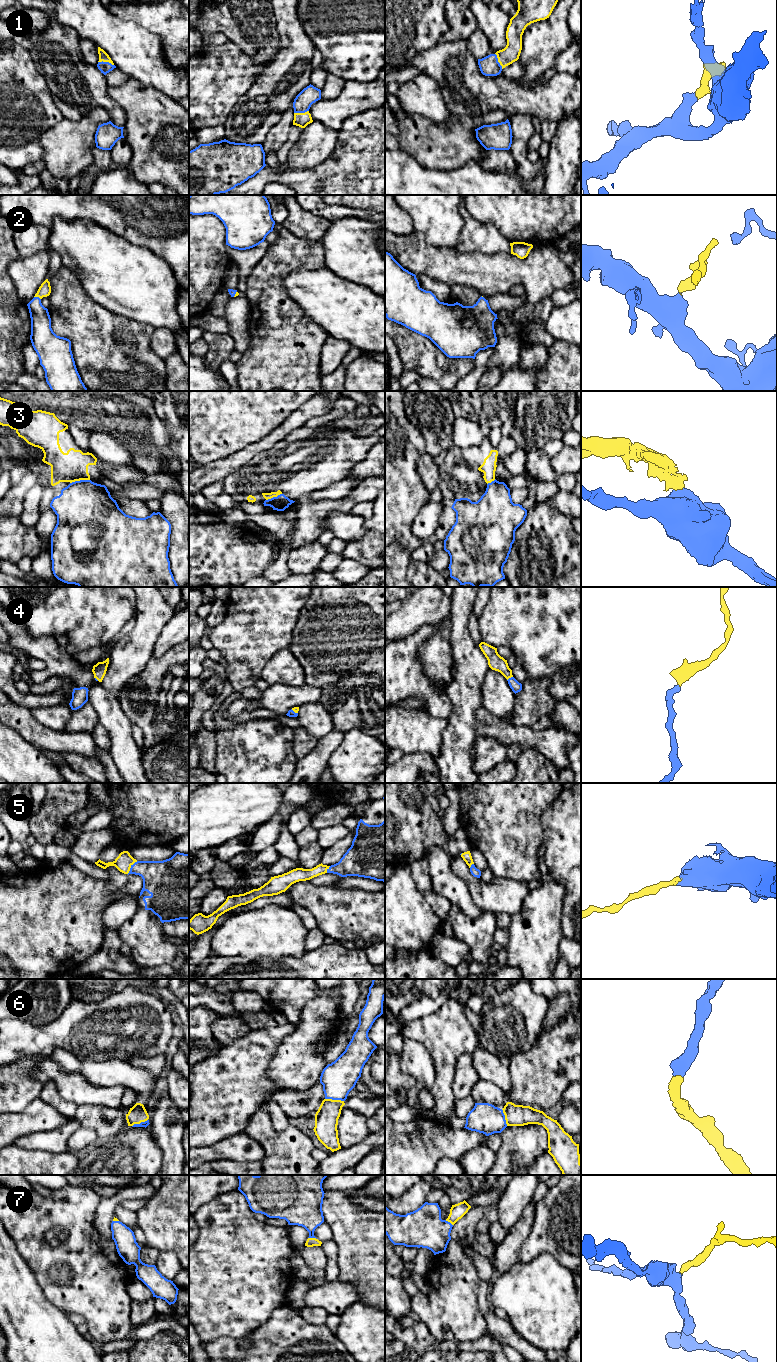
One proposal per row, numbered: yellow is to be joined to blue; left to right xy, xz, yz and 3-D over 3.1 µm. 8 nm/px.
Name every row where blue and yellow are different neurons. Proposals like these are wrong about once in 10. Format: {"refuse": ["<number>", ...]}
{"refuse": ["3"]}

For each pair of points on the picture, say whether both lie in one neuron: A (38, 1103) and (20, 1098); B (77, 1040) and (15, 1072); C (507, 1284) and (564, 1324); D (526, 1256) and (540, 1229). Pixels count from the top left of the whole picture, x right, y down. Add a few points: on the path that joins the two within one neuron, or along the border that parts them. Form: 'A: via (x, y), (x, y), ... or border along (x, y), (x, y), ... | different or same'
A: border along (38, 1096), (23, 1109), (17, 1112), (10, 1112) | different
B: border along (44, 1058), (22, 1057), (19, 1060) | different
C: via (521, 1292), (531, 1293), (550, 1312) | same
D: via (530, 1249), (537, 1242), (537, 1236) | same

